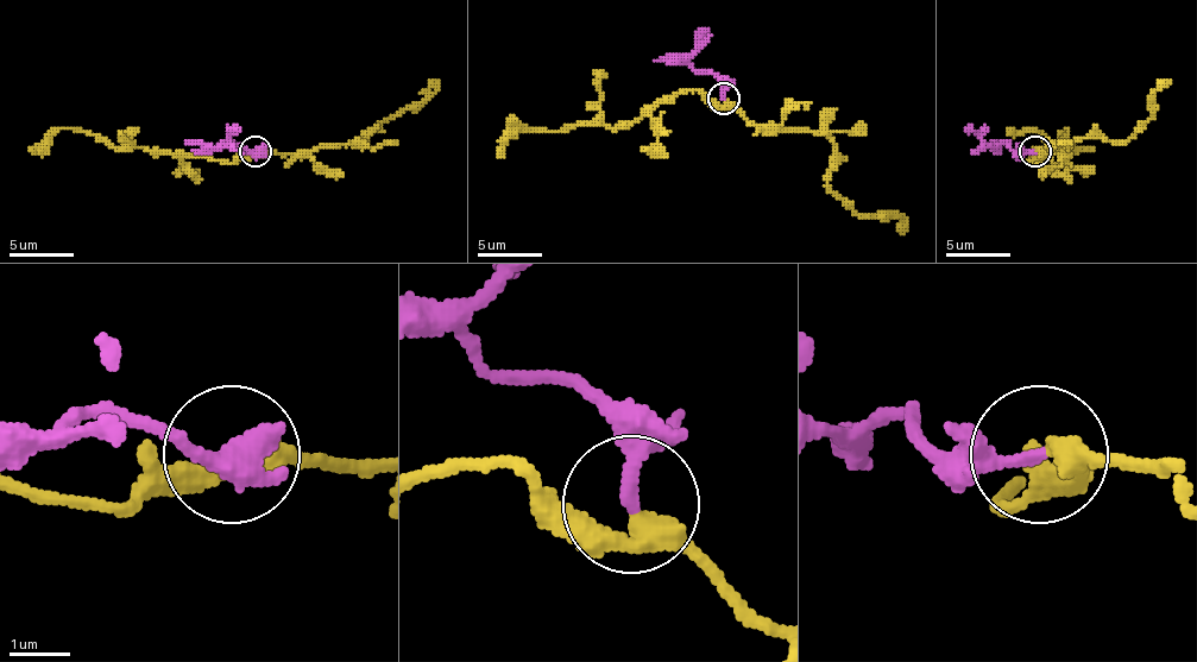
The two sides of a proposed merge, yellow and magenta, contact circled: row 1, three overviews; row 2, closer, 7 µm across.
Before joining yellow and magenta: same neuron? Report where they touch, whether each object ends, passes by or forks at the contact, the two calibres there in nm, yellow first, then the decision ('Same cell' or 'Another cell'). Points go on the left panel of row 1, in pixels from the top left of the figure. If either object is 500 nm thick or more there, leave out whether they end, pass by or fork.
Place: (256, 151). At the ring yellow passes by. At the ring magenta ends. Thickness 360 nm (yellow) against 240 nm. Same cell

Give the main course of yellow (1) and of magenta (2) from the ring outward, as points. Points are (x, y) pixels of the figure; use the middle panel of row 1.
1: (724, 99), (756, 125), (824, 134), (833, 144), (830, 189), (858, 214), (894, 214), (903, 233)
2: (724, 99), (724, 86), (712, 74), (695, 70), (690, 61), (709, 29)

